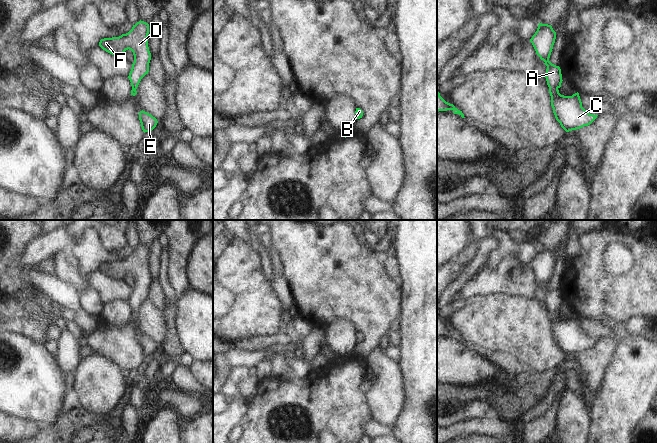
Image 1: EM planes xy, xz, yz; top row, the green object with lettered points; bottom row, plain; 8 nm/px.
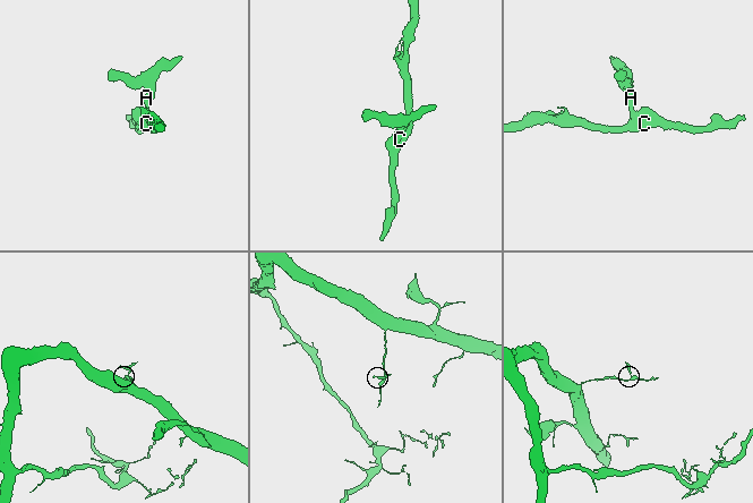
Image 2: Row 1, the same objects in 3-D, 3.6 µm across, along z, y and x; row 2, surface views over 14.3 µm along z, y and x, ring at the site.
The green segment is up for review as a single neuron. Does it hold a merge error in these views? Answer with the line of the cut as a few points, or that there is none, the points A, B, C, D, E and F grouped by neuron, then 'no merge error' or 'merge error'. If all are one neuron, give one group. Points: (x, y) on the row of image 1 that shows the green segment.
cut none; groups A B C D E F; no merge error

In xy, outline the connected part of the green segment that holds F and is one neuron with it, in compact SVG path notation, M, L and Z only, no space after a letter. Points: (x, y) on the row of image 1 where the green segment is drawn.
M140 20L128 33L119 37L104 38L99 42L103 50L114 56L123 56L128 49L133 52L134 62L128 76L133 96L137 94L136 89L141 79L149 72L151 53L148 47L148 34L149 24Z

